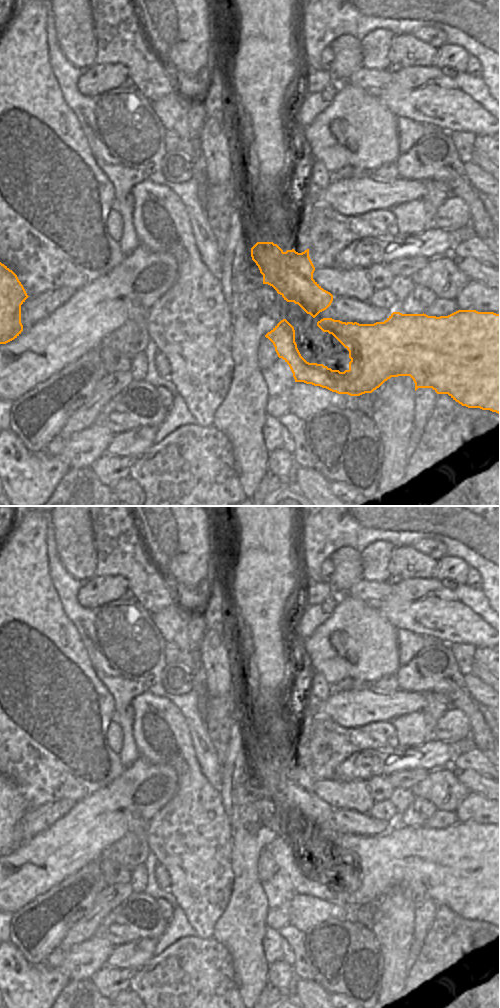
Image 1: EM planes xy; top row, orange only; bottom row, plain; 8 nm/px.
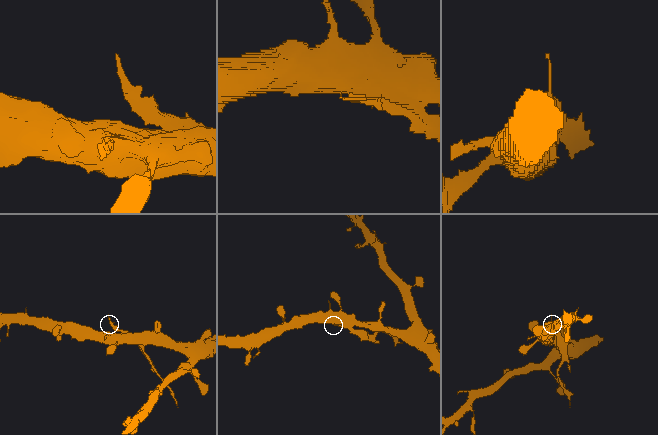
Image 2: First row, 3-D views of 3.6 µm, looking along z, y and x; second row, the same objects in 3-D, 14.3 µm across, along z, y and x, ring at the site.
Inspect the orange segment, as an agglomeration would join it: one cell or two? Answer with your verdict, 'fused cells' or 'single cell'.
fused cells

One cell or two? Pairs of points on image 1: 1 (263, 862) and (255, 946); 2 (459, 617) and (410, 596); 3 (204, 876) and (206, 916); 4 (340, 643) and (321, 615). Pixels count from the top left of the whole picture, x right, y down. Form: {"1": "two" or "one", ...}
{"1": "two", "2": "one", "3": "one", "4": "two"}

